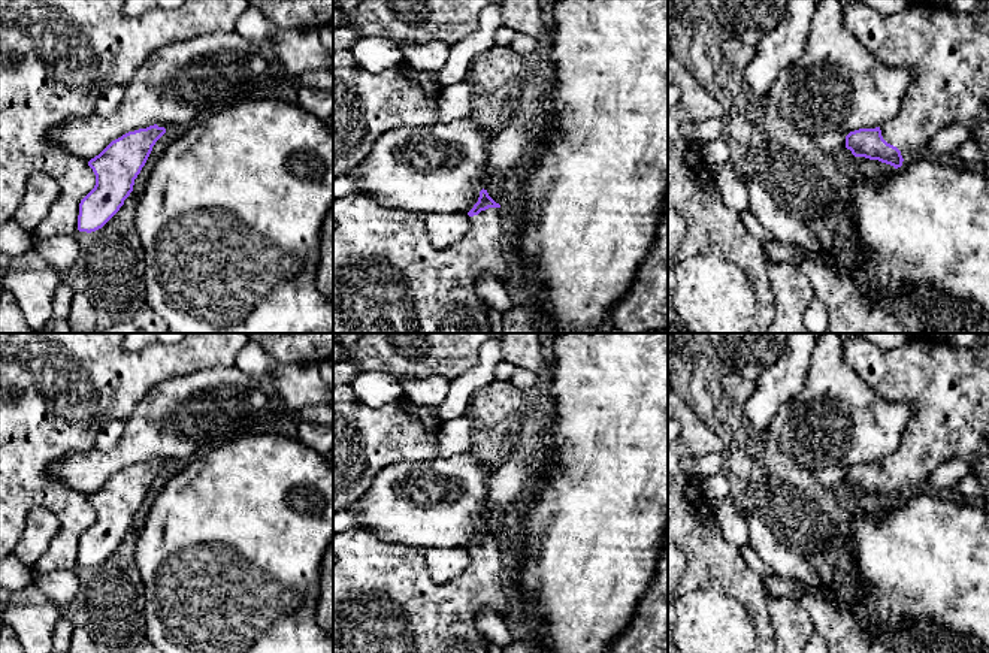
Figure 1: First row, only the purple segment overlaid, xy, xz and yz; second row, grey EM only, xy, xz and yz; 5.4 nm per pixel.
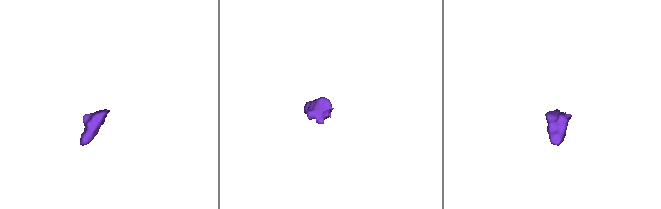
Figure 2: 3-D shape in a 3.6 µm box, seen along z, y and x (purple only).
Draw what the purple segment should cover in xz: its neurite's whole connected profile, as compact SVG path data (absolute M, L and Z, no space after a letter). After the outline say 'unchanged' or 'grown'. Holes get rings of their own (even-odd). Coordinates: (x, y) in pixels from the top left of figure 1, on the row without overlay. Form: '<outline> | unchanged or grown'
M480 526L478 536L468 547L471 565L447 583L432 581L426 548L381 539L373 530L354 527L333 536L333 653L490 653L492 644L477 628L477 614L493 610L508 611L505 583L509 563L500 550L500 539Z | grown

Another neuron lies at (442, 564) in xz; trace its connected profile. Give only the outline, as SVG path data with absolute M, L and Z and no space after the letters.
M466 547L454 548L427 548L426 563L433 583L447 583L451 577L463 572L472 562L471 551Z

